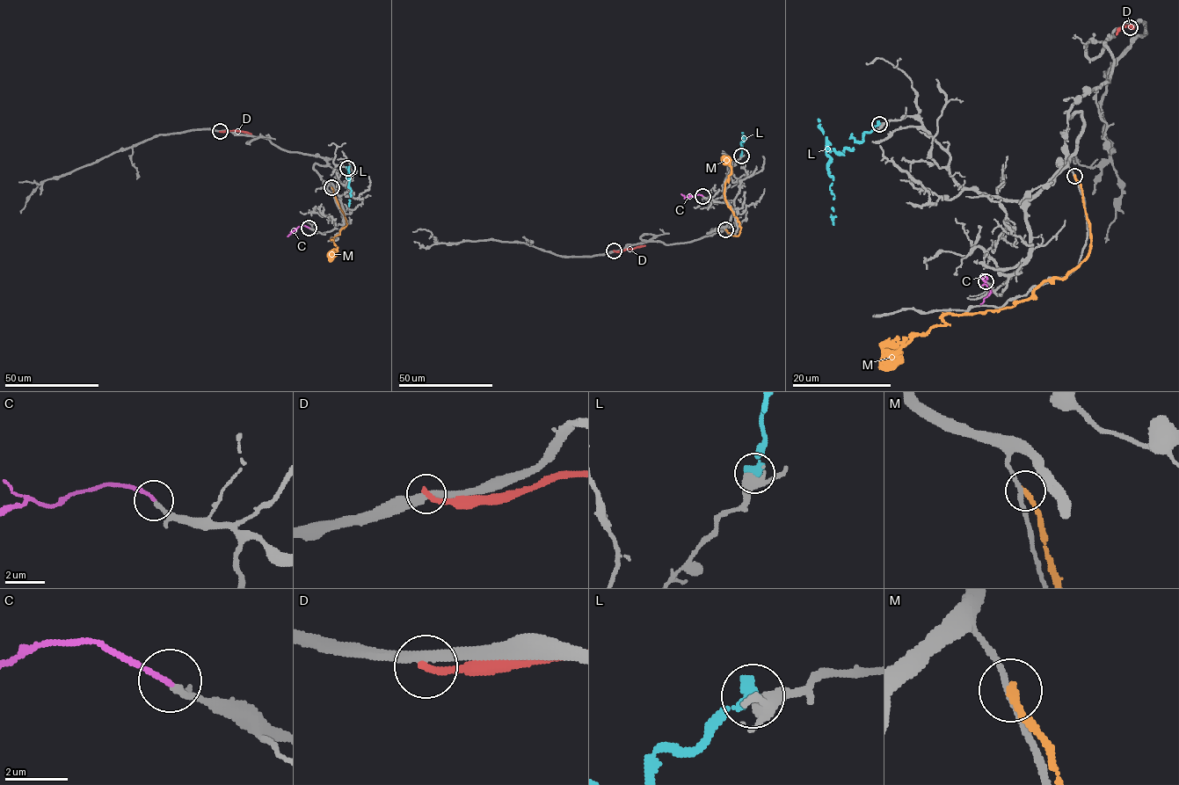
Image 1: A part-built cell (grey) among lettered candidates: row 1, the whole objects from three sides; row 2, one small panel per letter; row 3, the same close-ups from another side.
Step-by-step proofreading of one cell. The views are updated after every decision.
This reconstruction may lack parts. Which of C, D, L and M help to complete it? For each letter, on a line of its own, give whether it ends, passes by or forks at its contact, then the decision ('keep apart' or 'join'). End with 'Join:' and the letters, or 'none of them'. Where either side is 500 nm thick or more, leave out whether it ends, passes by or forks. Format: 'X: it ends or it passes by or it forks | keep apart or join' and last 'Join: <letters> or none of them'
C: it ends | join
D: it ends | keep apart
L: it ends | keep apart
M: it ends | keep apart
Join: C

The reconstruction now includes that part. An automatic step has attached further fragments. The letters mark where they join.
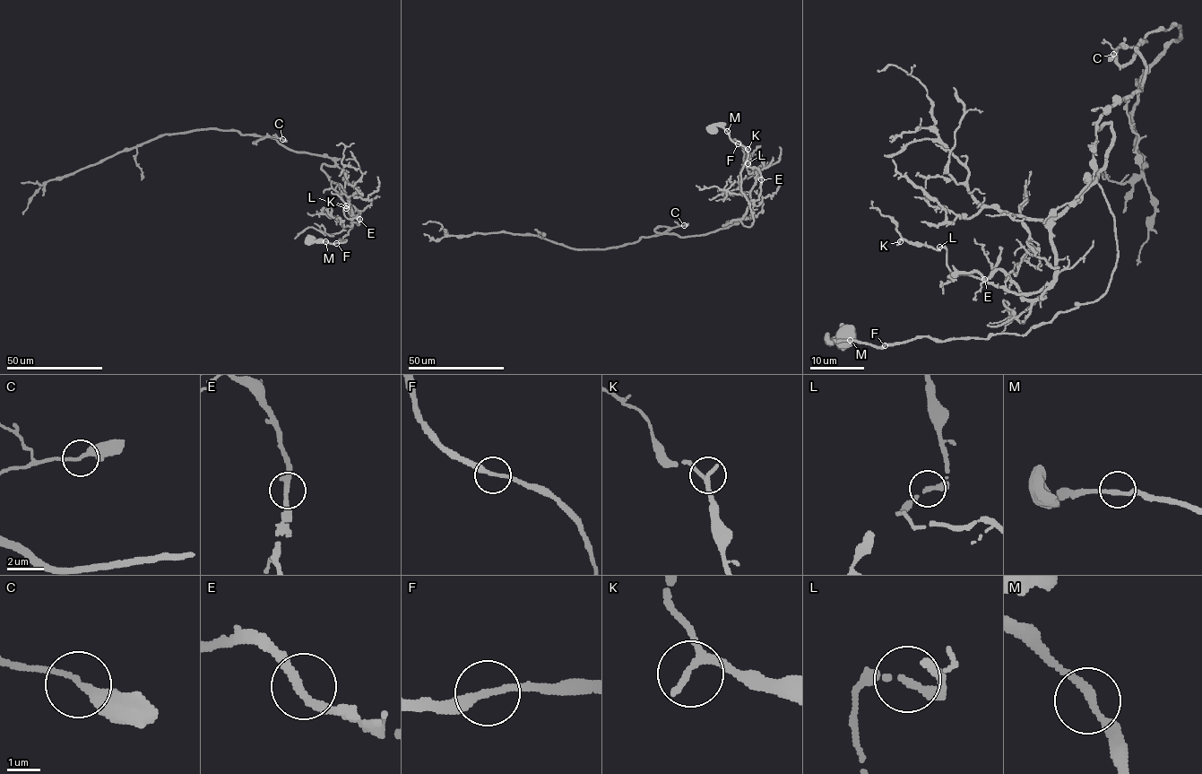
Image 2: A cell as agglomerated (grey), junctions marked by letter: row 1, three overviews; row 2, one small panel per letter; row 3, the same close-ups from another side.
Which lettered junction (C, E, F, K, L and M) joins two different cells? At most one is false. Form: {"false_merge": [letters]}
{"false_merge": []}

